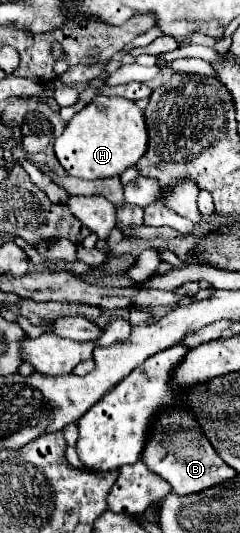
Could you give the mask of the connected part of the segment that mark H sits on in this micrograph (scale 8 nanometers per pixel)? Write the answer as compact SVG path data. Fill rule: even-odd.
M95 96L81 112L77 112L63 134L55 140L55 154L61 166L77 178L97 180L119 176L147 152L147 126L143 110L121 96Z

